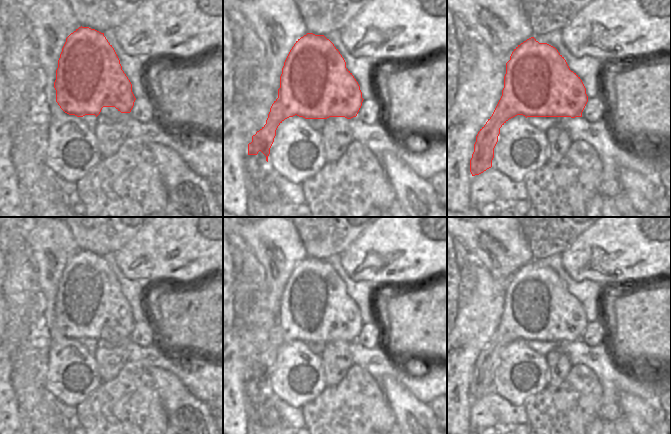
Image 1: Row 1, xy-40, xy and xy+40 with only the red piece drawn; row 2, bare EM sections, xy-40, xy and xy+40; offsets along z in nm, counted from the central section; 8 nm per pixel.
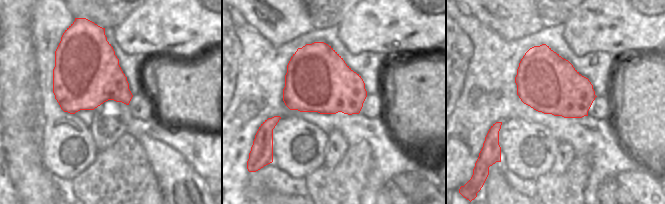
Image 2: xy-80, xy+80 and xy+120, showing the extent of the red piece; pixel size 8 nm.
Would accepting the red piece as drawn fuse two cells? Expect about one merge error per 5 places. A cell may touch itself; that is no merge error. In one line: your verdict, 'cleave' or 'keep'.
keep

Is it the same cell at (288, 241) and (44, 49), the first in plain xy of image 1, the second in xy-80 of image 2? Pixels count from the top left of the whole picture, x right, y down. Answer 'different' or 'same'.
same

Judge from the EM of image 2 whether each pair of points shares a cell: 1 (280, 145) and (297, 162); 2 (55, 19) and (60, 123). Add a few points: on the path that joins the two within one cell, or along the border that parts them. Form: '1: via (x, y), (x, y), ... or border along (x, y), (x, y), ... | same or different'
1: via (284, 149), (293, 158) | same
2: via (46, 45), (47, 97) | same

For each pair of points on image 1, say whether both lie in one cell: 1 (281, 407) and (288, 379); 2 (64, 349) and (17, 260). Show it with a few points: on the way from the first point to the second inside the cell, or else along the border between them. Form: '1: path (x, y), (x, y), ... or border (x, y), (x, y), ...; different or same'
1: border (272, 394), (291, 406), (301, 409); different
2: border (38, 286), (43, 300), (43, 315); different

